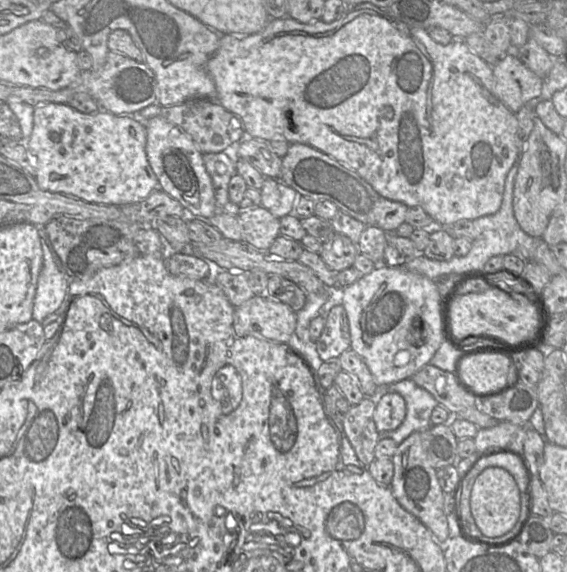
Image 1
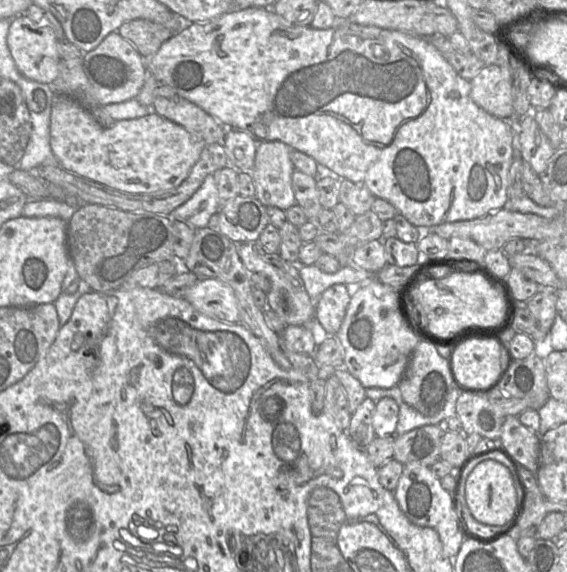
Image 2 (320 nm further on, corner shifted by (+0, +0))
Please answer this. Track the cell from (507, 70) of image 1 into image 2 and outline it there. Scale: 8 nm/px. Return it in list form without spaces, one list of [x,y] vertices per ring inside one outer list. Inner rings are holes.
[[[497,64],[484,65],[470,83],[470,97],[480,108],[502,120],[513,119],[510,74]]]

